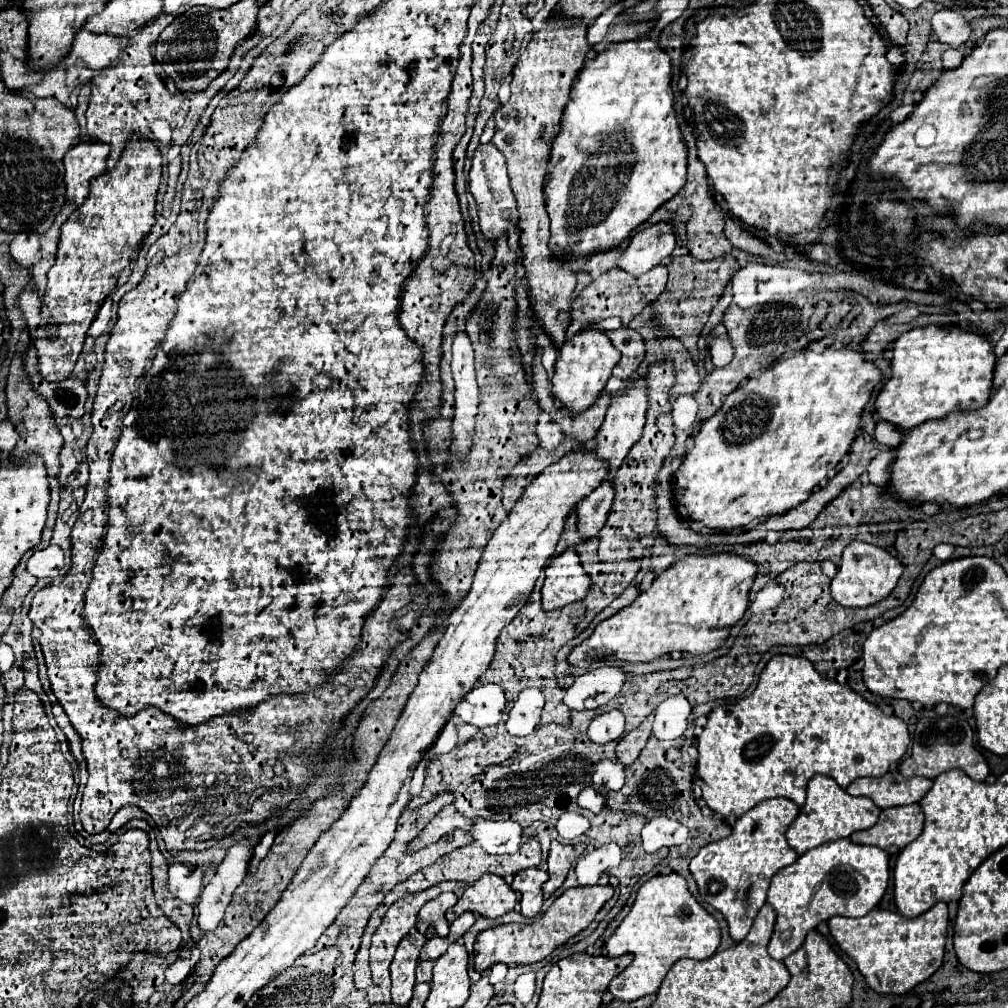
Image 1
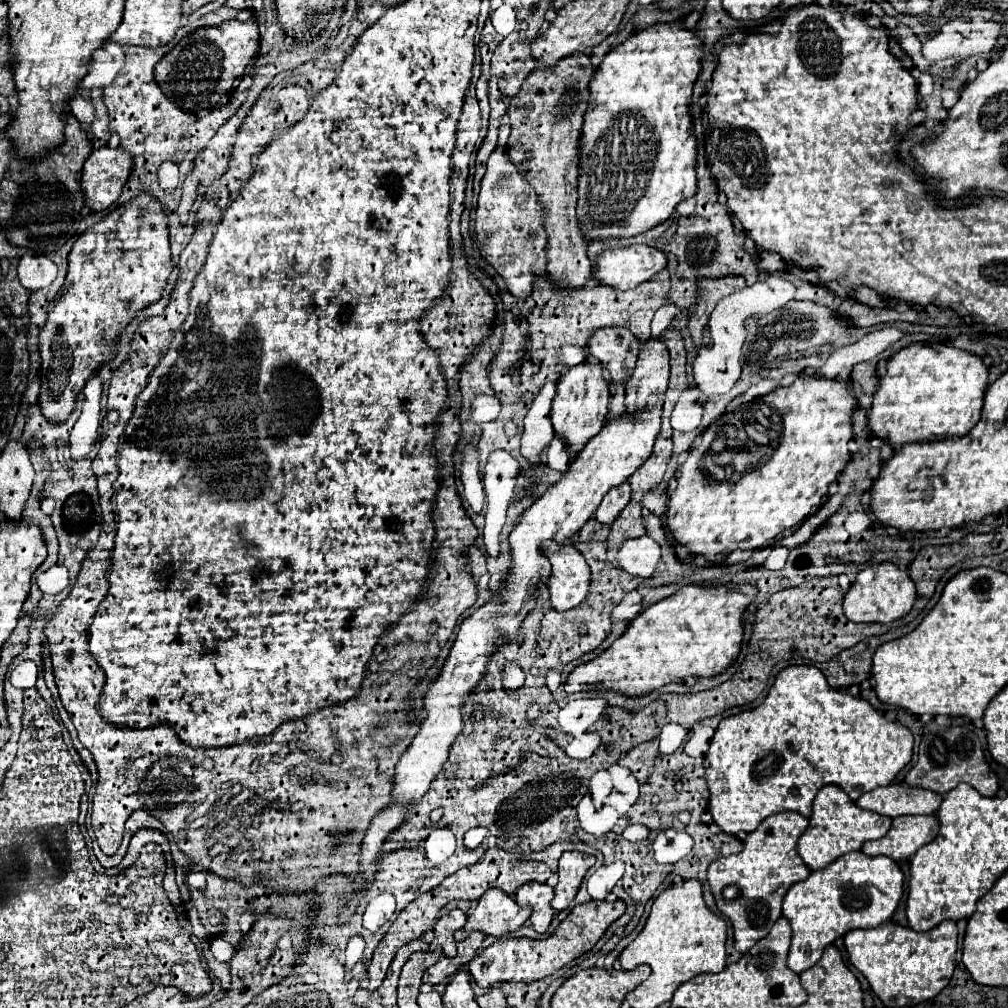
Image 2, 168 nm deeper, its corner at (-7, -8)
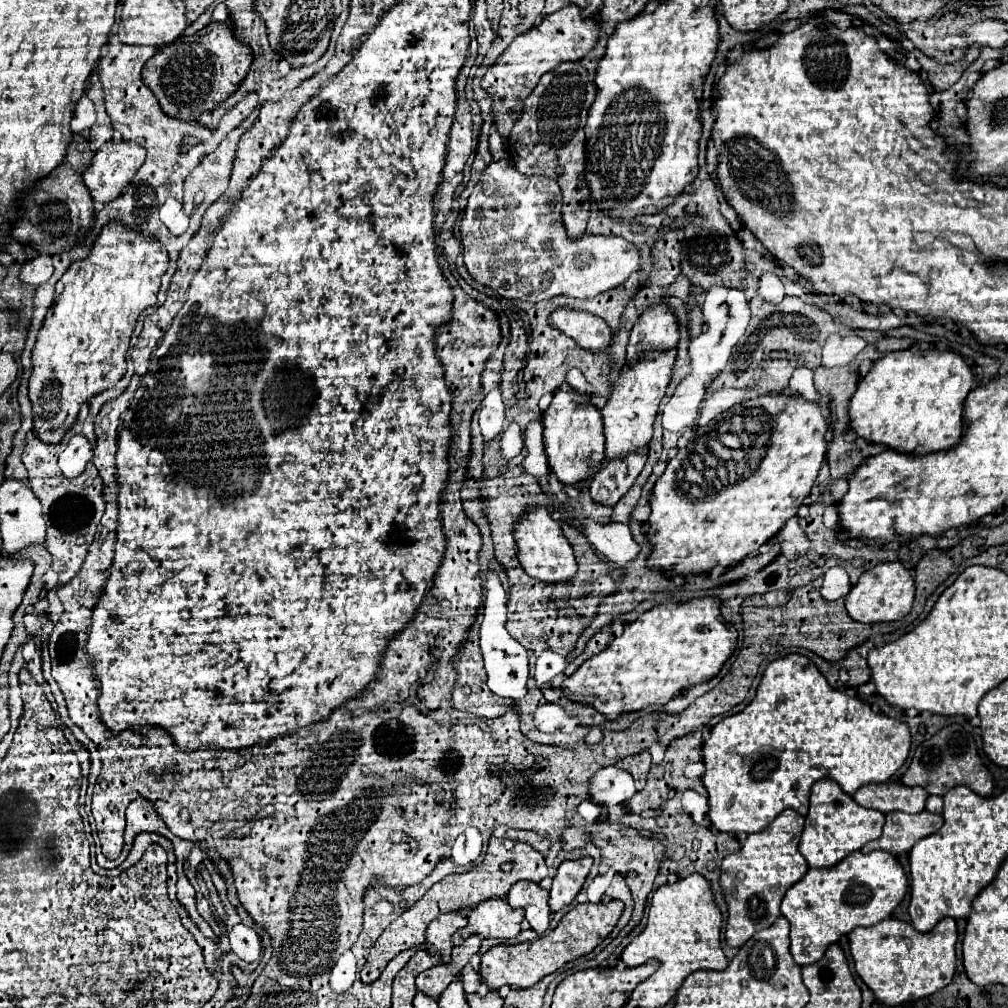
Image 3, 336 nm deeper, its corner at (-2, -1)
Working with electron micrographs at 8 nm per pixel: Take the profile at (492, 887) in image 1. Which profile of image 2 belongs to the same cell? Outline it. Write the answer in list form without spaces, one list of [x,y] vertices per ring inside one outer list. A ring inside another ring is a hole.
[[[495,887],[487,889],[471,909],[465,927],[455,931],[455,941],[463,941],[471,931],[481,931],[495,937],[517,931],[527,921],[527,915],[523,915],[521,911],[523,909],[515,903],[515,899],[505,891]]]

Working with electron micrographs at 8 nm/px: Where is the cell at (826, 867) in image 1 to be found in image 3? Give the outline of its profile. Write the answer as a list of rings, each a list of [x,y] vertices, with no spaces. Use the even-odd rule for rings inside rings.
[[[852,852],[832,868],[810,868],[782,900],[782,916],[790,922],[790,952],[800,966],[818,962],[836,936],[846,936],[858,926],[874,926],[886,920],[908,890],[904,868],[890,852]]]

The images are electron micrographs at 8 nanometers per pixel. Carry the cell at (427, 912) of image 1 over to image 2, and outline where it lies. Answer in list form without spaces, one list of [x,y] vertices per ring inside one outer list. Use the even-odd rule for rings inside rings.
[[[453,909],[447,915],[441,915],[433,927],[433,935],[435,935],[435,943],[443,949],[443,953],[447,957],[453,957],[457,951],[457,943],[453,939],[453,931],[461,929],[467,921],[467,915],[461,909]]]

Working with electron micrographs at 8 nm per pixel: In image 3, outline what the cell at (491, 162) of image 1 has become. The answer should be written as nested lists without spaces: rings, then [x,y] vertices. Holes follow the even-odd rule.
[[[508,158],[492,162],[486,172],[482,172],[480,182],[474,186],[464,208],[460,238],[464,246],[464,264],[468,274],[478,284],[492,288],[498,292],[498,296],[510,300],[540,302],[560,294],[574,298],[592,298],[600,292],[616,288],[640,268],[638,250],[634,248],[634,244],[622,238],[606,238],[586,232],[584,236],[570,240],[562,224],[562,194],[558,184],[548,176],[520,174]]]

